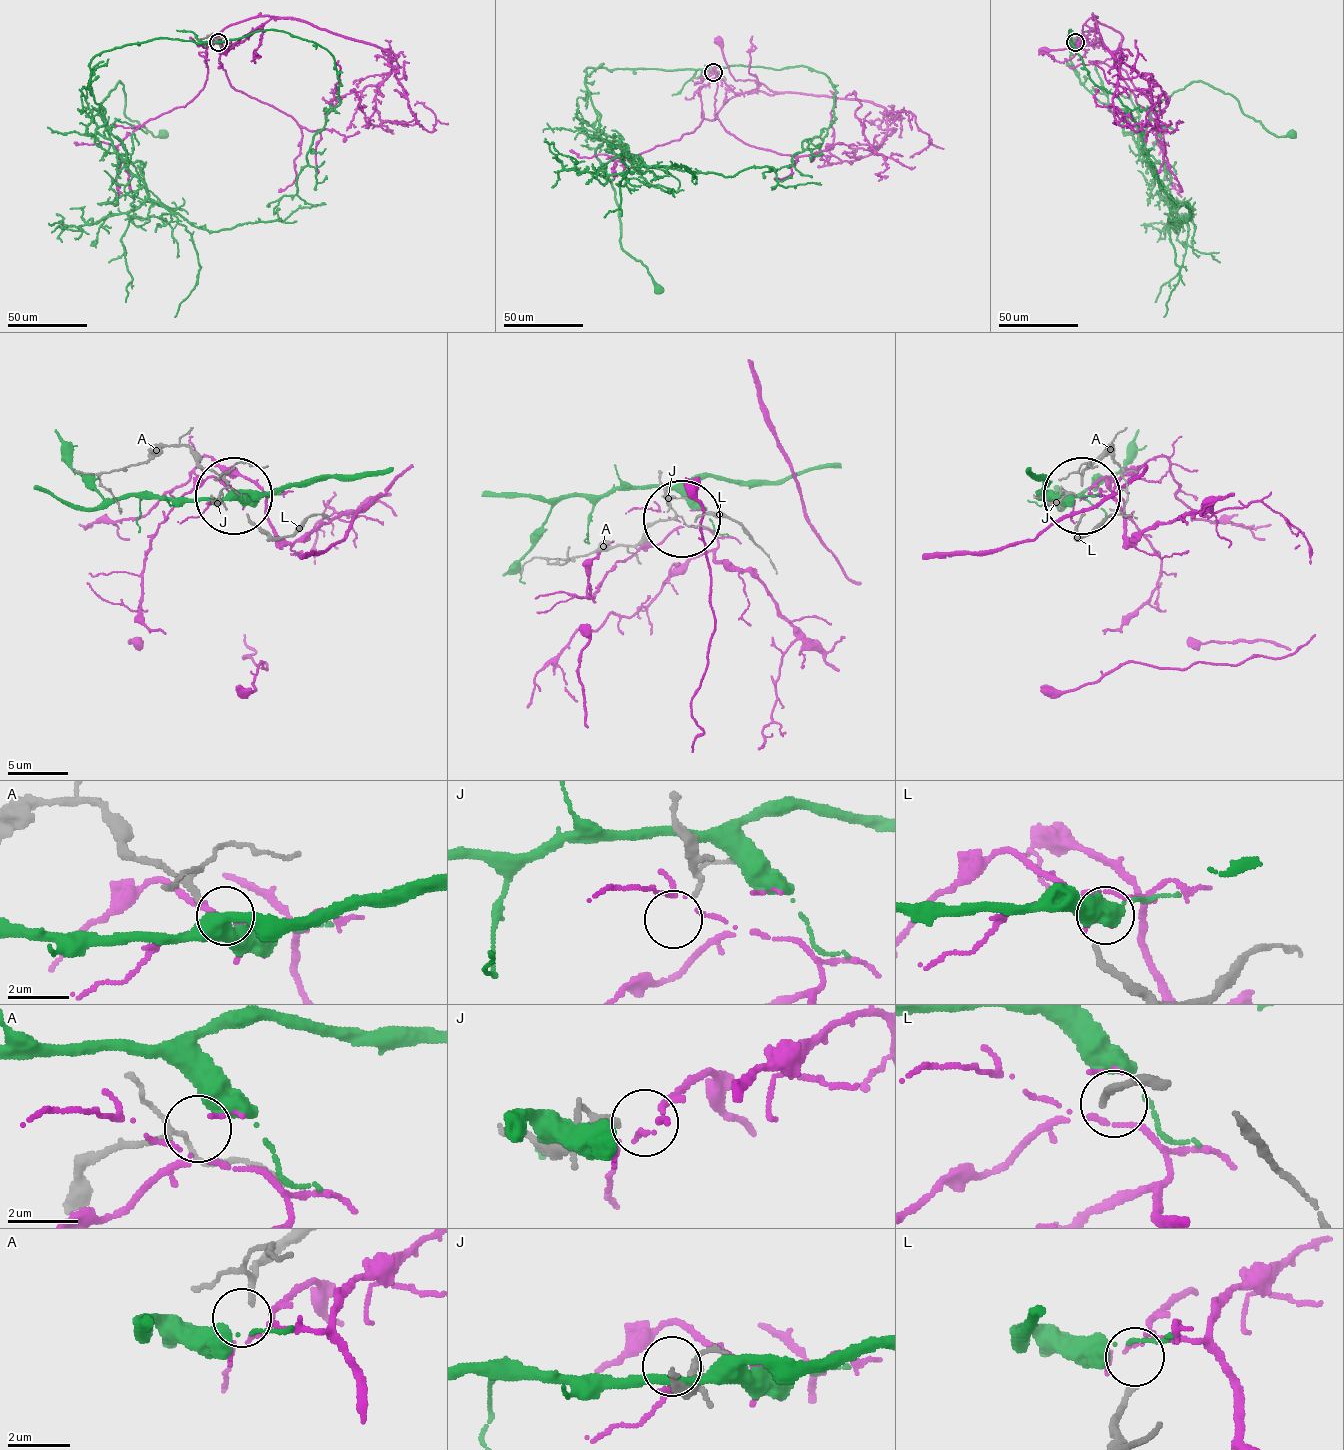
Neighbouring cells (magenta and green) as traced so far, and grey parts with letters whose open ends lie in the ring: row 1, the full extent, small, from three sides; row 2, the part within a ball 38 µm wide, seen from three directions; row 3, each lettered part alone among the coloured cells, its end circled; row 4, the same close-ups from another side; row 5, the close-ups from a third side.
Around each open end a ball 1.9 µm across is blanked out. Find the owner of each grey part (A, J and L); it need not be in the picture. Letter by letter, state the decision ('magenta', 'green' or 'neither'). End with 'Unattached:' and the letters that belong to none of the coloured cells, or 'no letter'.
A: neither
J: neither
L: neither
Unattached: A, J, L

